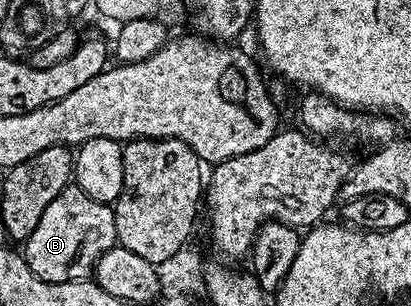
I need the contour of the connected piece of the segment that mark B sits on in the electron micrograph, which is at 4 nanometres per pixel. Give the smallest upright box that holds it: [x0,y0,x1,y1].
[21,184,117,282]

